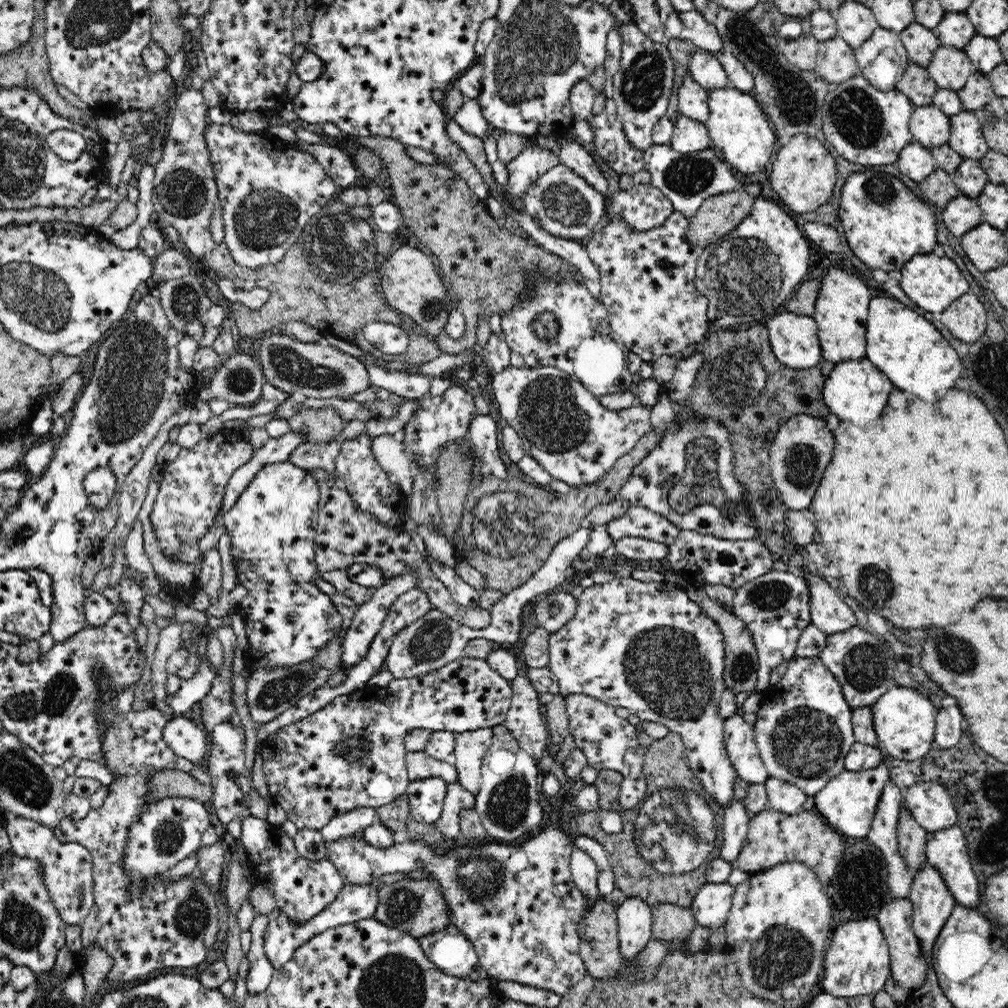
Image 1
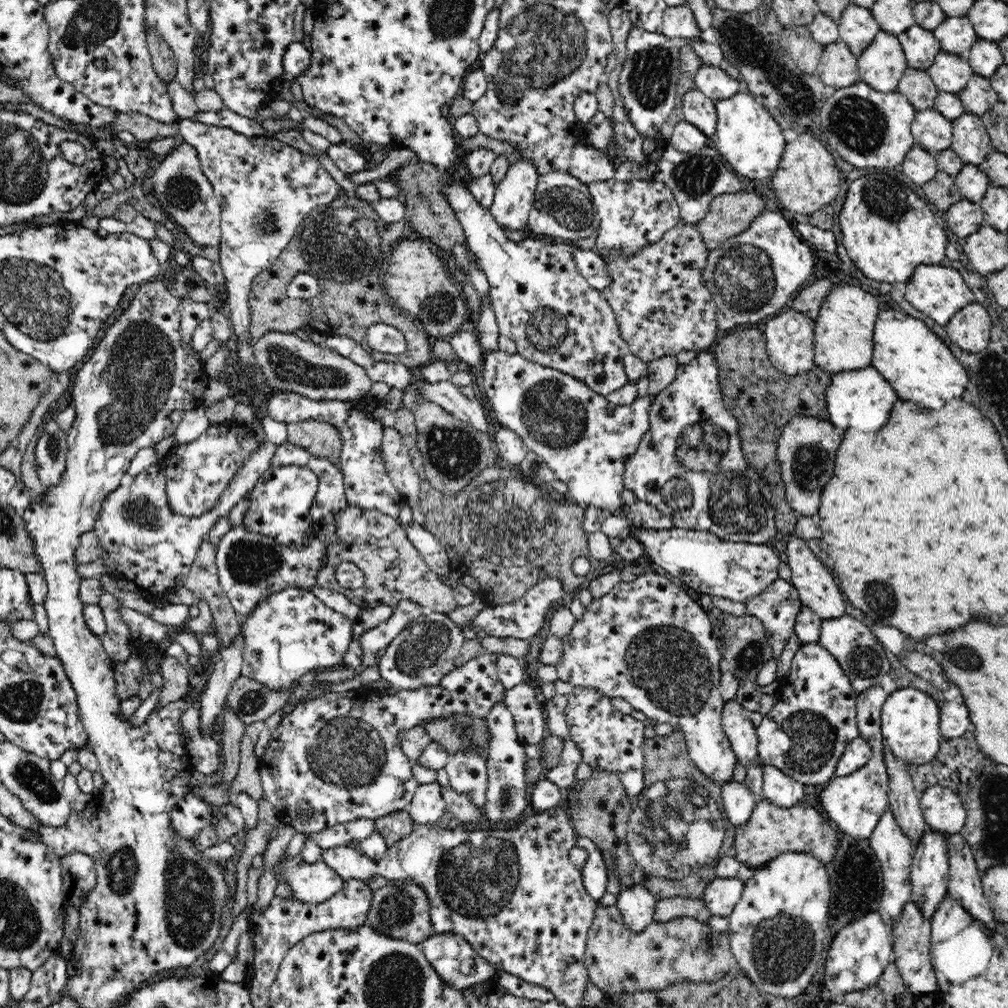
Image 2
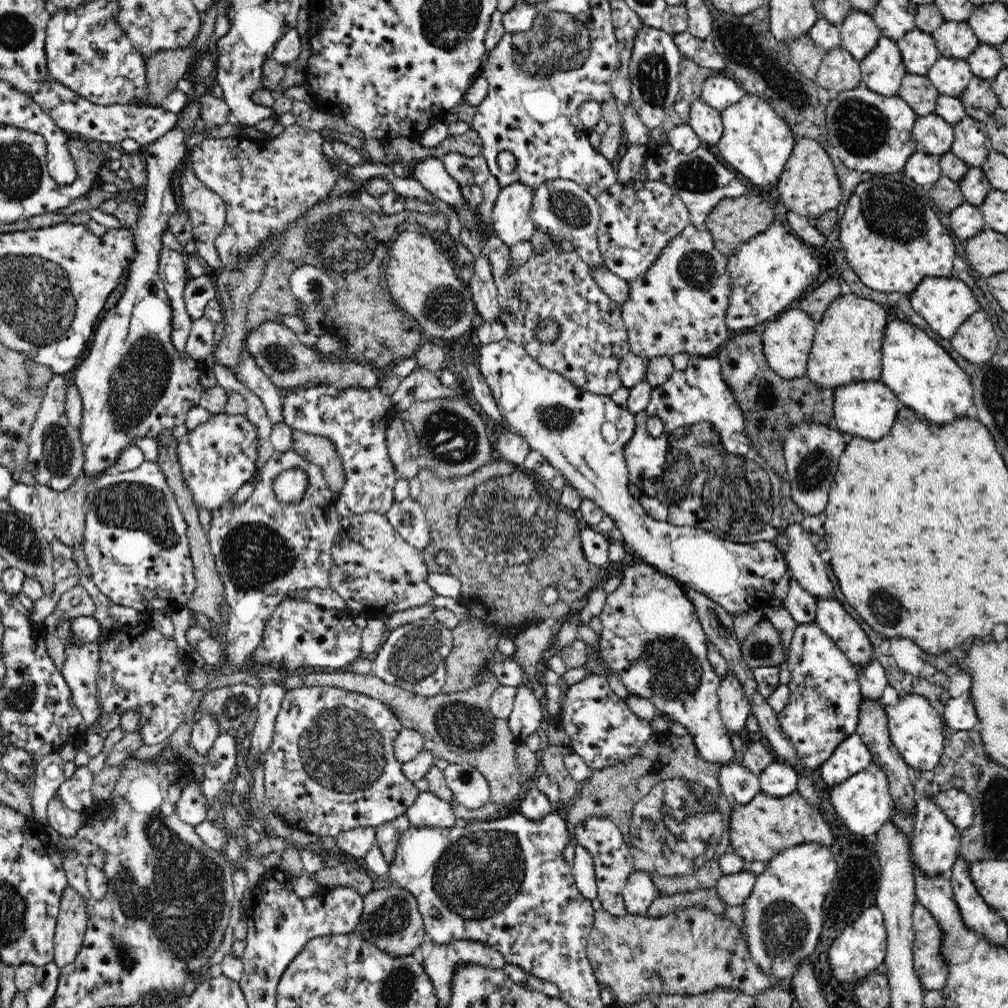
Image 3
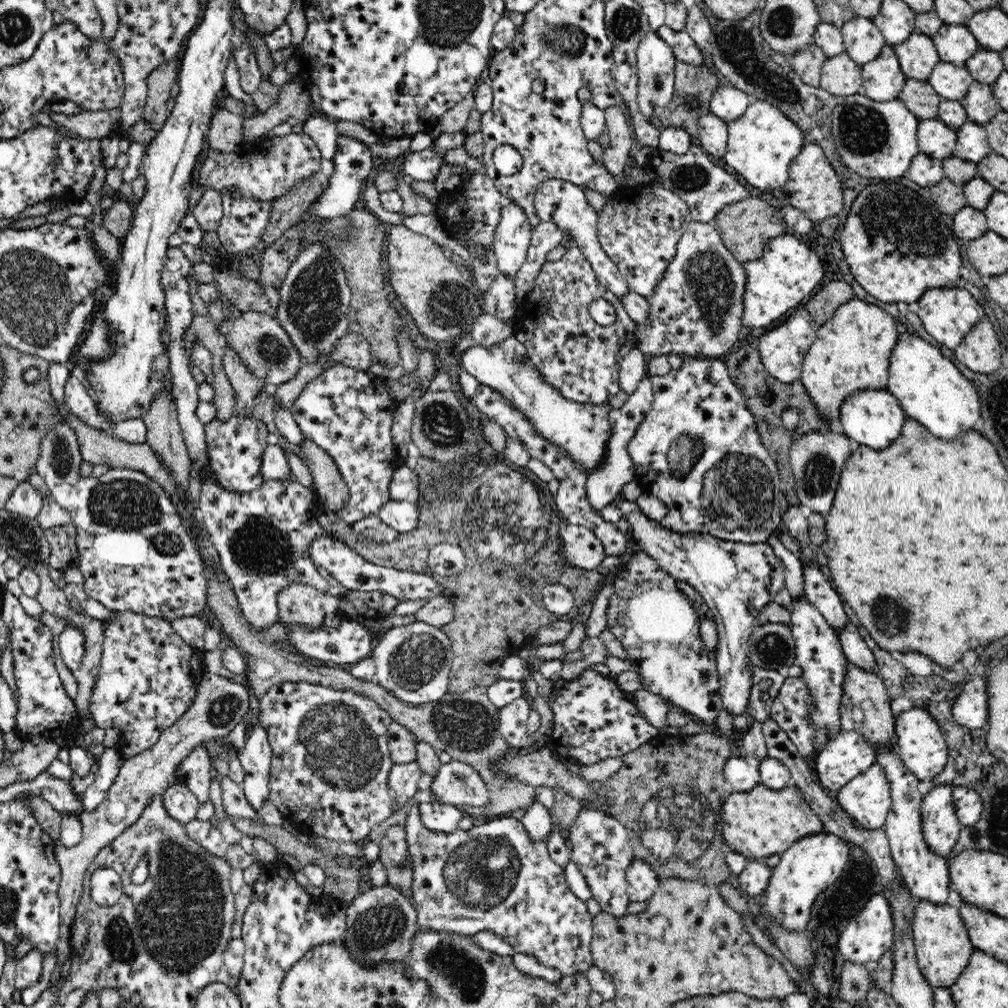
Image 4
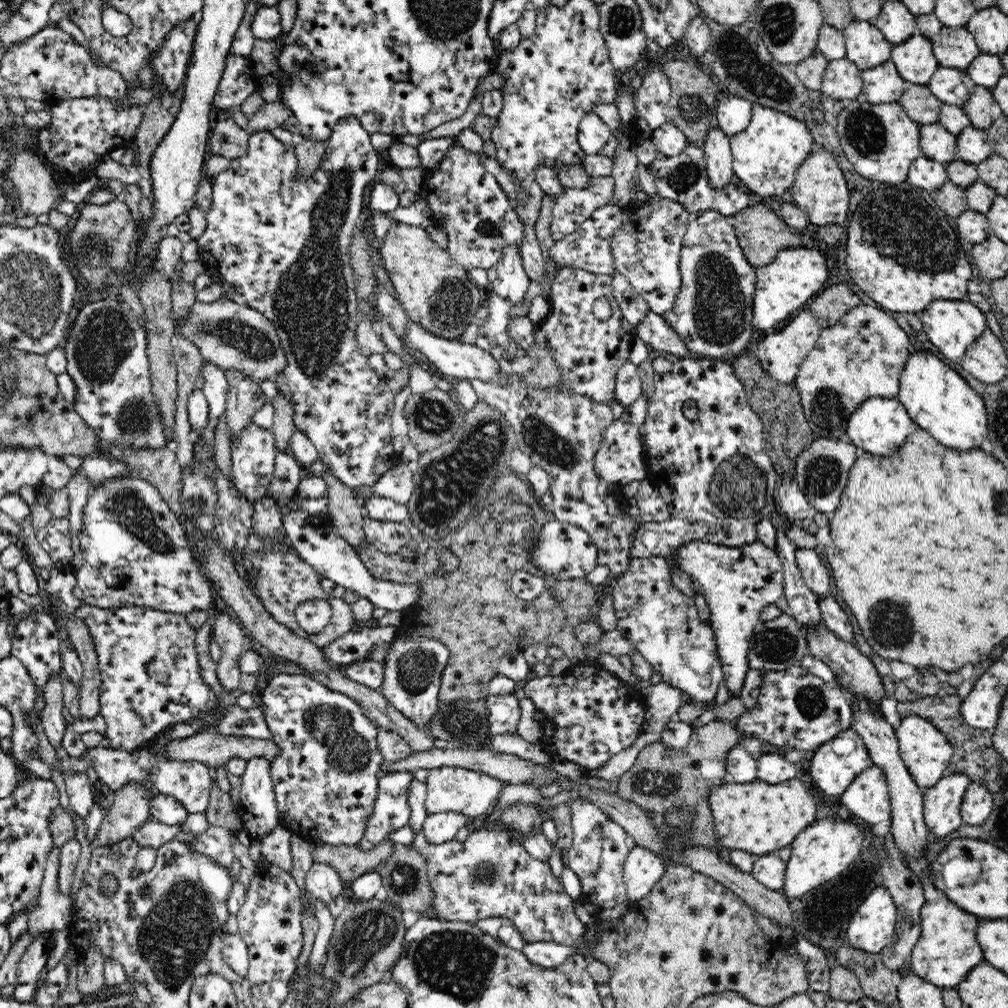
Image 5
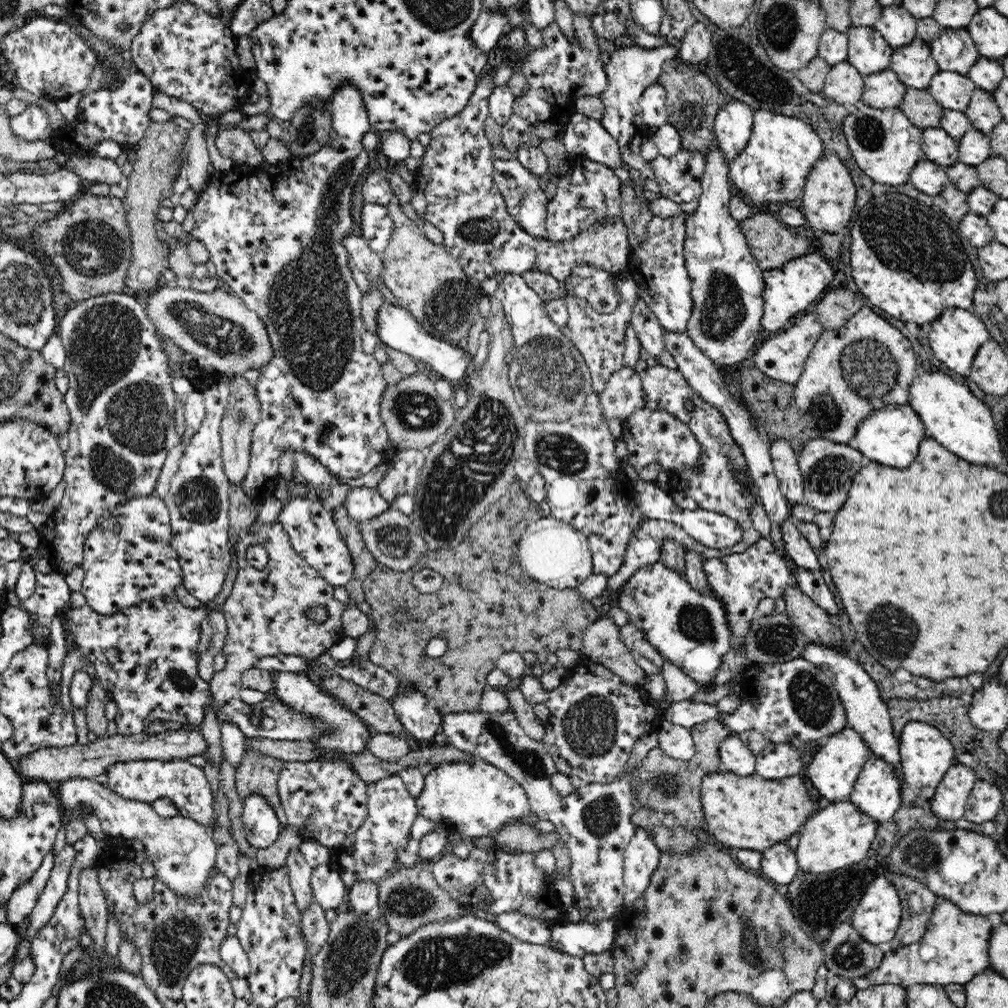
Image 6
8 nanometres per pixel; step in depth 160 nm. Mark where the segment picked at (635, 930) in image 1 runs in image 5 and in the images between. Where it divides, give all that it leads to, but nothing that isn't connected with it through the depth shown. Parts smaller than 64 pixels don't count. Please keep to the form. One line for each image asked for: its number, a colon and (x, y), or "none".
2: (636, 903)
3: (639, 891)
4: (641, 880)
5: (642, 868)

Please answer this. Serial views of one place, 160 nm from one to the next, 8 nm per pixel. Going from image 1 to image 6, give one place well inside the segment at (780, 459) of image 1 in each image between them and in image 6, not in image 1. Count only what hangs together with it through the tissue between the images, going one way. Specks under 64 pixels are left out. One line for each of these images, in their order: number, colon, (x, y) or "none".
2: (806, 450)
3: (812, 451)
4: (817, 459)
5: (822, 469)
6: (829, 468)

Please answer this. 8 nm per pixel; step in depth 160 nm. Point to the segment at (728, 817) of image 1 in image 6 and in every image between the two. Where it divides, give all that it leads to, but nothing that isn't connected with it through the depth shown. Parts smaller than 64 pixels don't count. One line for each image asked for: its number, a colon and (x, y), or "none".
2: (739, 801)
3: (739, 785)
4: (742, 774)
5: (740, 767)
6: (735, 757)

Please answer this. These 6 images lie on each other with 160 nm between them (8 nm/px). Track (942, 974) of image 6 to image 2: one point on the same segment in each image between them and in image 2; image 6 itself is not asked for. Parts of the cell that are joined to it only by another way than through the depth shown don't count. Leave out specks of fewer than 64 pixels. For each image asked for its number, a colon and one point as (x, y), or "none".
2: (912, 933)
3: (932, 969)
4: (943, 947)
5: (948, 948)

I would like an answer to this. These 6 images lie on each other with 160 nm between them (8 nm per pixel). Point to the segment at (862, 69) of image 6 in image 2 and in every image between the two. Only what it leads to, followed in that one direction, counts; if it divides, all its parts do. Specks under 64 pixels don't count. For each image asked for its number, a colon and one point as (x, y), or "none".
2: (857, 27)
3: (860, 34)
4: (863, 41)
5: (867, 47)

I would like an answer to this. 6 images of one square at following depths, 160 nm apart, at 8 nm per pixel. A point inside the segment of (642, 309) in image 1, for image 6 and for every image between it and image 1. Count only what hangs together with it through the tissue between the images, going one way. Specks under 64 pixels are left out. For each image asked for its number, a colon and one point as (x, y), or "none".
2: (661, 303)
3: (679, 306)
4: (697, 309)
5: (713, 314)
6: (727, 284)

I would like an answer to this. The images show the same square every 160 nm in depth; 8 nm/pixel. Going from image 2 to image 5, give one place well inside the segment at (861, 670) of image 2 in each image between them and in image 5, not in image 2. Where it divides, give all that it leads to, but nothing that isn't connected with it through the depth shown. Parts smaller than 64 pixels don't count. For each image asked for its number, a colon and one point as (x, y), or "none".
3: (830, 615)
4: (818, 590)
5: (815, 573)

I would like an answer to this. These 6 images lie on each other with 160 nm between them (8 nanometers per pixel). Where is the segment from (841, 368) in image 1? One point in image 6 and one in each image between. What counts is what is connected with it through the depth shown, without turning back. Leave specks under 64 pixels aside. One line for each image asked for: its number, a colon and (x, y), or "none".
2: (863, 399)
3: (867, 409)
4: (874, 418)
5: (881, 426)
6: (891, 437)

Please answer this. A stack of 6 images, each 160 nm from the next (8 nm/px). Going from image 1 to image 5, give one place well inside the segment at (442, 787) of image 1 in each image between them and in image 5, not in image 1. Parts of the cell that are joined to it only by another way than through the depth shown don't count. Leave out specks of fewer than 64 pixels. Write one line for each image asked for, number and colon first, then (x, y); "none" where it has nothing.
2: (428, 806)
3: (428, 811)
4: (441, 818)
5: (439, 828)

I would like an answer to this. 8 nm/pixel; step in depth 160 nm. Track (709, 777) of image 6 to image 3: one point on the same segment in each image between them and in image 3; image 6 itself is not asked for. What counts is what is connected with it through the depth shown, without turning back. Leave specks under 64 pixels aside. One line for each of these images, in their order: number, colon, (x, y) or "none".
3: (759, 829)
4: (761, 822)
5: (757, 817)

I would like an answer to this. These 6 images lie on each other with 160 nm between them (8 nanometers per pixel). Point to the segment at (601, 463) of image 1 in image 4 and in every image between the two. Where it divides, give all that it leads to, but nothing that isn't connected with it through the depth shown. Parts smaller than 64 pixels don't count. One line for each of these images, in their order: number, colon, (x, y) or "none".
2: (585, 440)
3: (563, 423)
4: (735, 580)

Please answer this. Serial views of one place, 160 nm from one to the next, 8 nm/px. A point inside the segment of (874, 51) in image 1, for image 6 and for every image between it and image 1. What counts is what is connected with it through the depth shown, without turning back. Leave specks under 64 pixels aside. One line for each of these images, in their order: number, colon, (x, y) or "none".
2: (881, 65)
3: (883, 70)
4: (883, 79)
5: (882, 84)
6: (883, 91)

